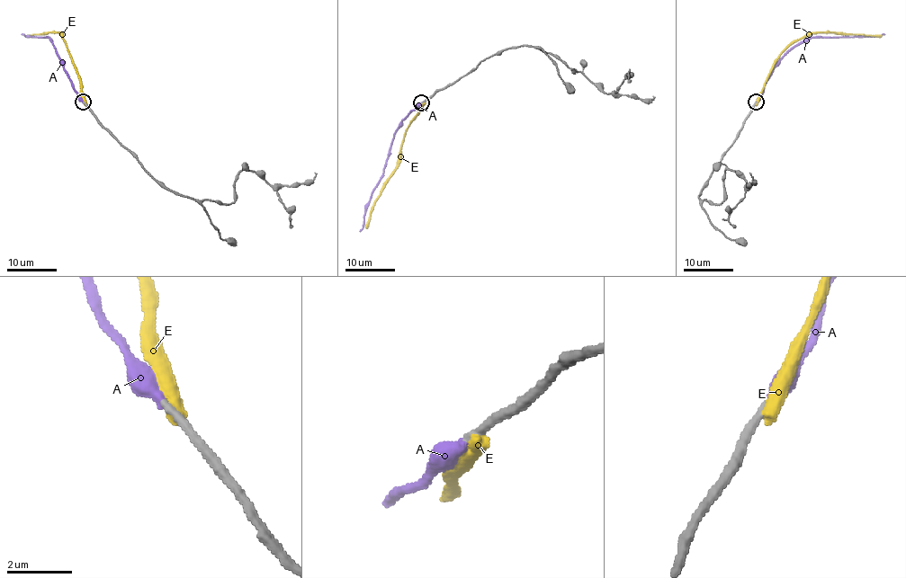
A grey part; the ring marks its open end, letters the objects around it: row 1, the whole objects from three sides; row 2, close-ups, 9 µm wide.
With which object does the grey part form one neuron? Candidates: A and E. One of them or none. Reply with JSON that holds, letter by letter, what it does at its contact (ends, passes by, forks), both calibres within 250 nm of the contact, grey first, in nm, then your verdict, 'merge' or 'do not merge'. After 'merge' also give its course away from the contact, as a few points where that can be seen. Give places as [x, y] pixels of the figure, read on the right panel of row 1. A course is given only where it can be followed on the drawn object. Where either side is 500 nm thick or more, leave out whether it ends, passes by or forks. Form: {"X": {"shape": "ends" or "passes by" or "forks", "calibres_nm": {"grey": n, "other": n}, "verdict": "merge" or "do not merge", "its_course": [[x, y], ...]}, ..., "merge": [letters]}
{"A": {"shape": "ends", "calibres_nm": {"grey": 240, "other": 420}, "verdict": "merge", "its_course": [[757, 102], [775, 65], [794, 47], [811, 38], [884, 34]]}, "E": {"calibres_nm": {"grey": 280, "other": 500}, "verdict": "do not merge"}, "merge": ["A"]}

